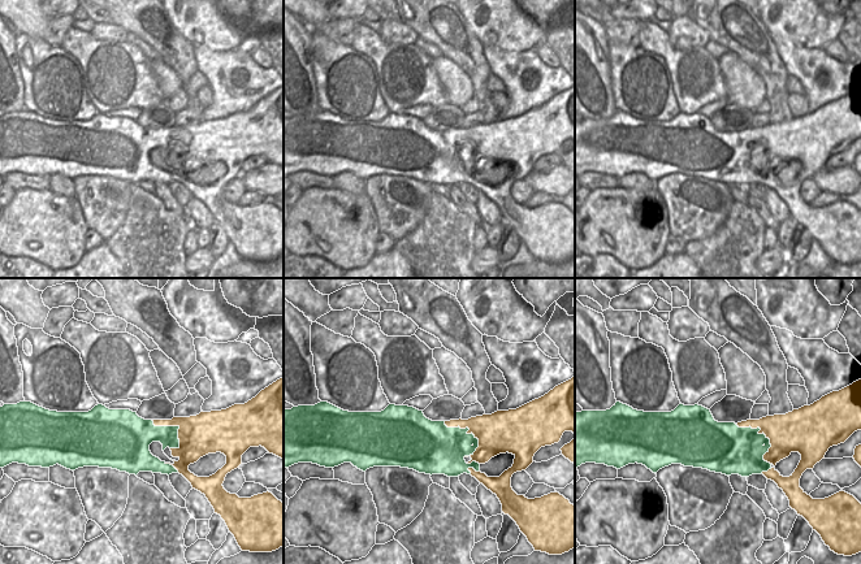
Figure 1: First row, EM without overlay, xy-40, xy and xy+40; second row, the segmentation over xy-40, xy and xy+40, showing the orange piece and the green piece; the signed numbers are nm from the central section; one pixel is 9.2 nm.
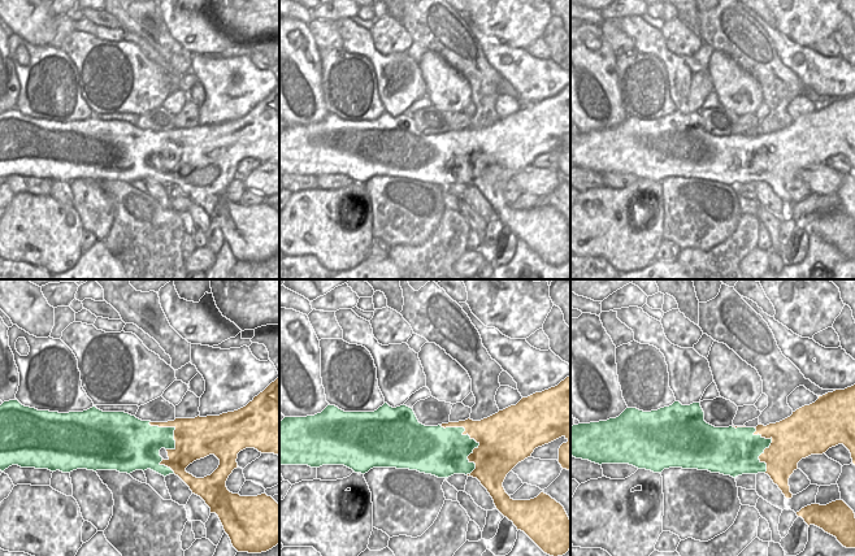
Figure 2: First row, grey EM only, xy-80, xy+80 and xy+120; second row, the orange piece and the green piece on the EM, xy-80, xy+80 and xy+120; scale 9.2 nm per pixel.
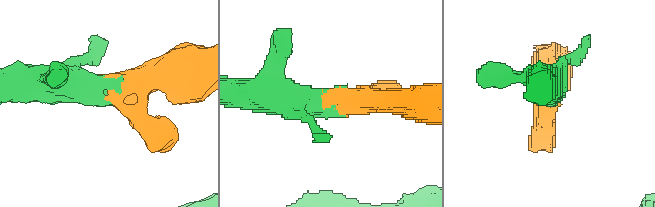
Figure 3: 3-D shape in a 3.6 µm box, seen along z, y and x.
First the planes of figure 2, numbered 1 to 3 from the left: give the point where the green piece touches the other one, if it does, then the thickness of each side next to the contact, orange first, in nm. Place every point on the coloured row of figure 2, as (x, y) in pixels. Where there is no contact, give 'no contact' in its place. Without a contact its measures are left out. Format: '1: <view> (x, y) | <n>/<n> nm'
1: xy-80 (172, 426) | 380/260 nm
2: xy+80 (472, 438) | 380/380 nm
3: xy+120 (769, 446) | 400/320 nm

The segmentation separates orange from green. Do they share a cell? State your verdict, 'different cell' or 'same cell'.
same cell

